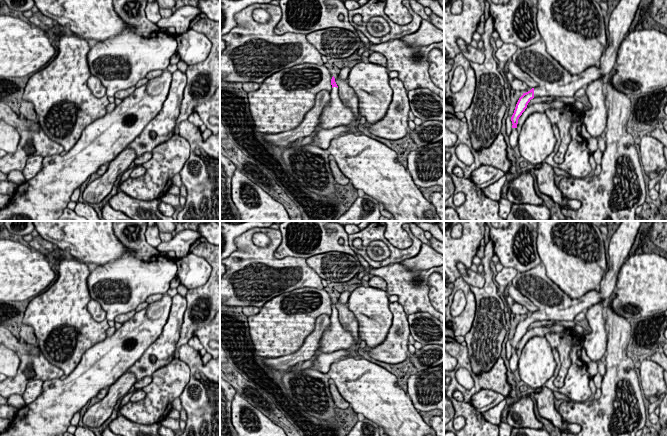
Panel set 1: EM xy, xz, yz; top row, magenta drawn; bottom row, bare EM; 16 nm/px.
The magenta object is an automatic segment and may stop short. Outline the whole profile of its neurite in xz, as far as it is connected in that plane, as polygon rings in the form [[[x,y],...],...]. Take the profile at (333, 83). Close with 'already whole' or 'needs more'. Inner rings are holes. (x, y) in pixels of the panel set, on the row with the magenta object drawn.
[[[334,76],[331,79],[331,85],[331,100],[323,109],[317,128],[310,136],[298,141],[300,146],[308,145],[313,142],[313,137],[321,129],[333,129],[339,126],[354,126],[358,124],[359,121],[355,118],[351,108],[347,107],[339,97],[339,90]]]; needs more

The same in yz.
[[[620,0],[609,18],[609,45],[600,58],[600,66],[592,66],[578,75],[571,75],[546,50],[544,40],[518,48],[512,61],[538,84],[523,93],[511,117],[512,128],[517,128],[518,119],[534,97],[574,97],[580,88],[610,74],[616,65],[618,49],[626,37],[641,0]]]; needs more

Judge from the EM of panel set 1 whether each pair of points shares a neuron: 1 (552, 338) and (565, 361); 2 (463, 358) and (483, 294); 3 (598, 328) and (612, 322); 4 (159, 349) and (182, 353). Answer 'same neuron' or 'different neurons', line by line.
1: same neuron
2: different neurons
3: different neurons
4: different neurons

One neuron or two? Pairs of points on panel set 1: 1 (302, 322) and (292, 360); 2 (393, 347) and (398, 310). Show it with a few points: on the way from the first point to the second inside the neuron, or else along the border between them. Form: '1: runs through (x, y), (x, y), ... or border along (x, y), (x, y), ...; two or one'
1: border along (309, 334), (295, 351), (271, 358); two
2: runs through (394, 338), (394, 331), (398, 327), (398, 319); one

